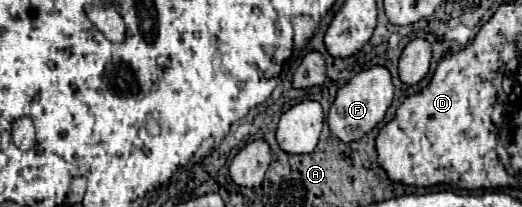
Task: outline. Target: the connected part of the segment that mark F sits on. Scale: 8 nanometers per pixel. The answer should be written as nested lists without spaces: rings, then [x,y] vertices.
[[[373,66],[369,70],[355,74],[345,86],[337,90],[335,102],[327,116],[327,124],[333,136],[337,136],[339,140],[343,142],[359,140],[385,118],[385,112],[391,106],[391,100],[393,100],[393,82],[391,82],[389,70],[385,66]]]

